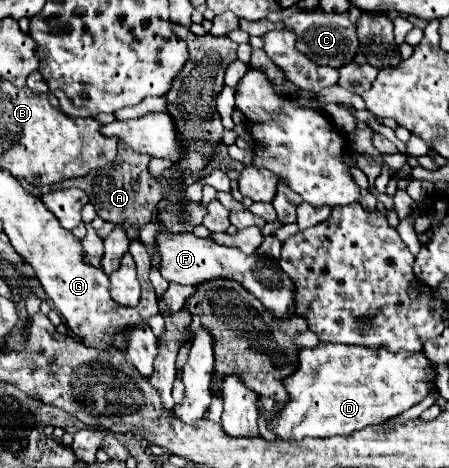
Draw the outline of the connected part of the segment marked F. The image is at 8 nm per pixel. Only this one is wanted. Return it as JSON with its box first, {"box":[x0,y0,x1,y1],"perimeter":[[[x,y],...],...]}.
{"box":[138,222,296,316],"perimeter":[[[150,222],[138,230],[138,240],[148,250],[158,250],[160,254],[160,274],[168,282],[176,284],[198,284],[212,278],[232,278],[238,280],[248,292],[252,292],[274,316],[296,314],[294,296],[292,296],[292,280],[282,272],[278,264],[268,264],[264,256],[252,254],[246,256],[236,248],[226,248],[214,244],[210,238],[198,238],[194,234],[174,234],[164,232],[164,224]]]}

